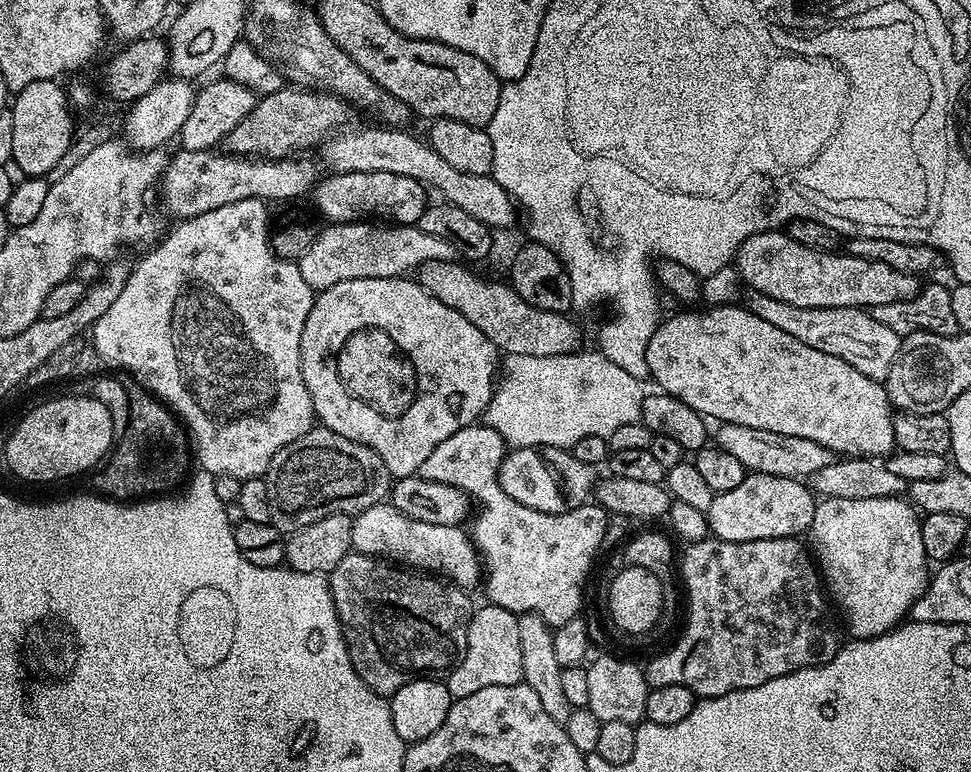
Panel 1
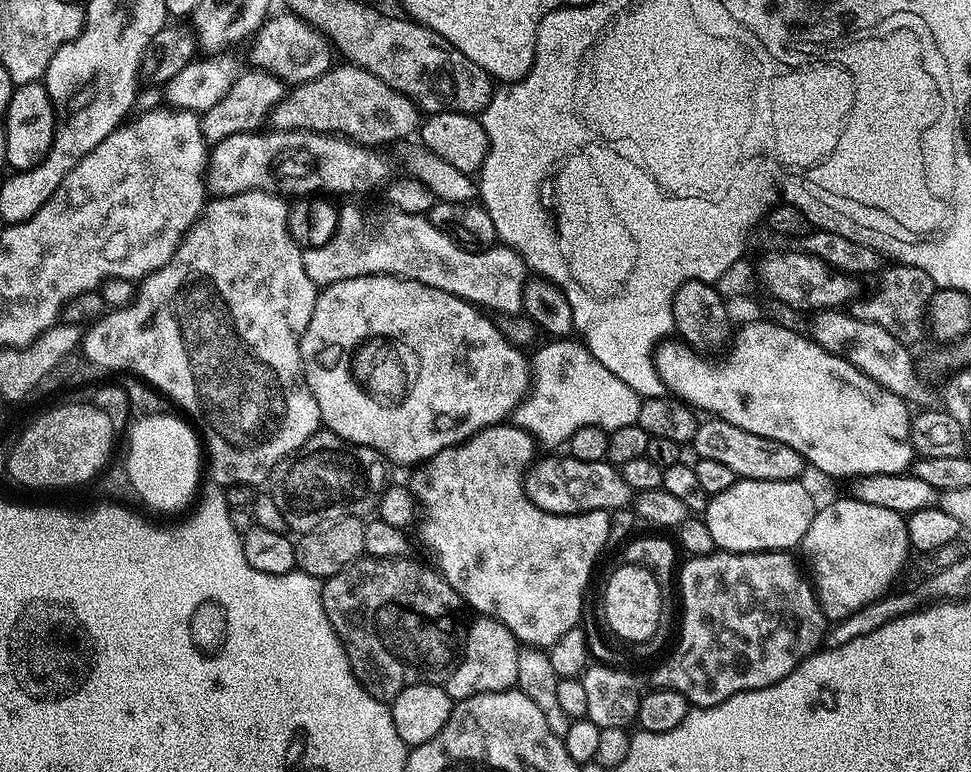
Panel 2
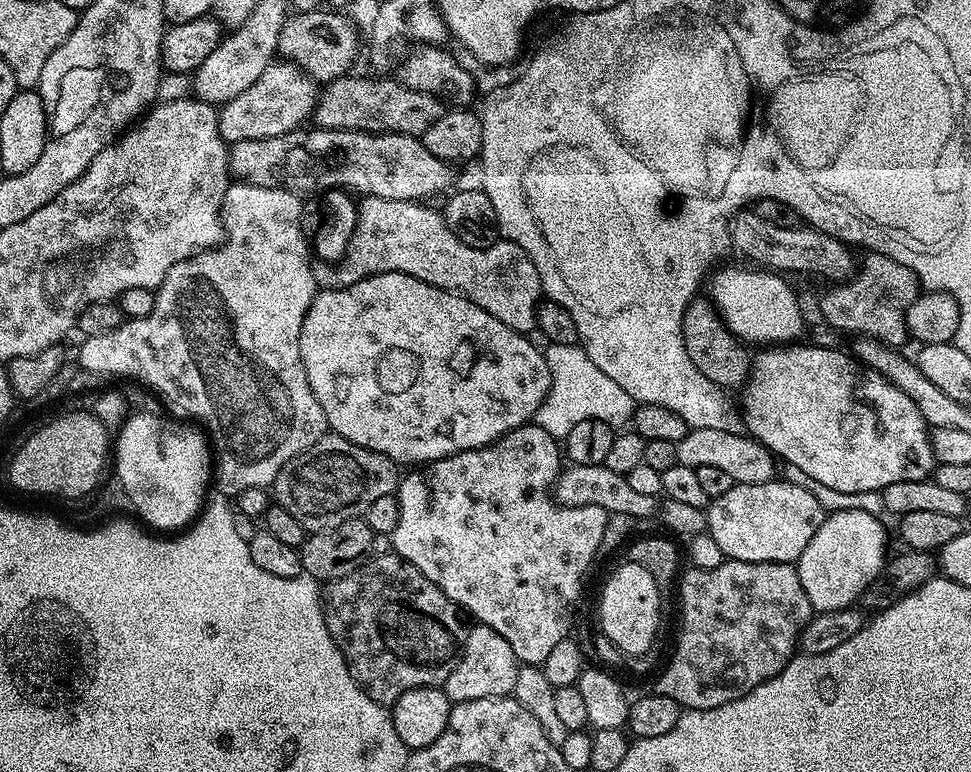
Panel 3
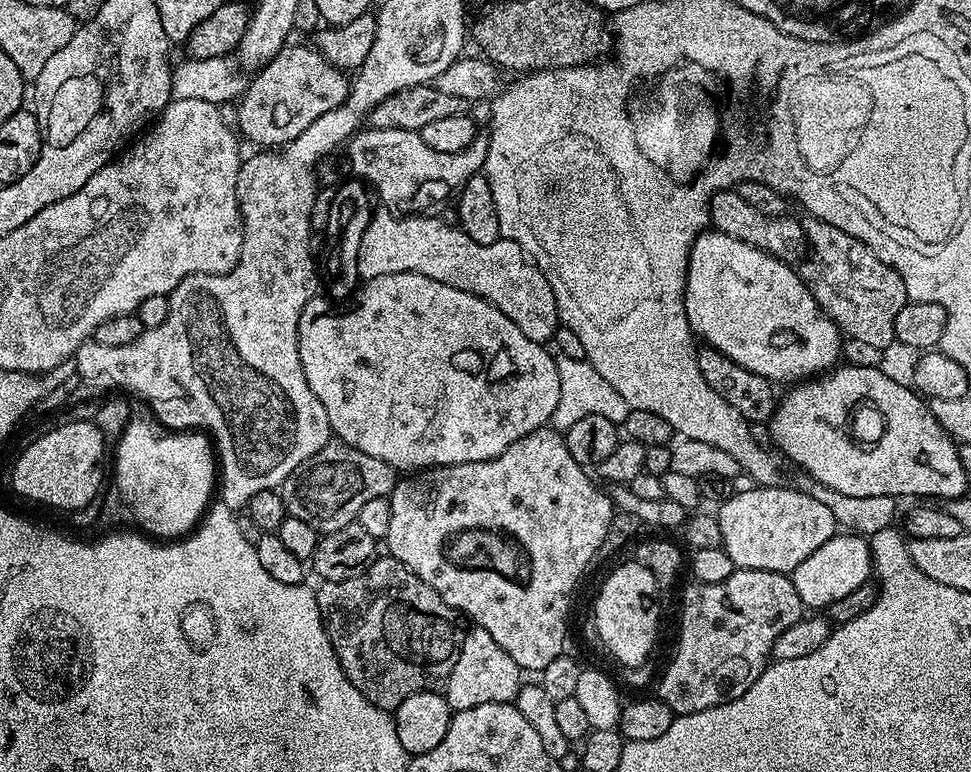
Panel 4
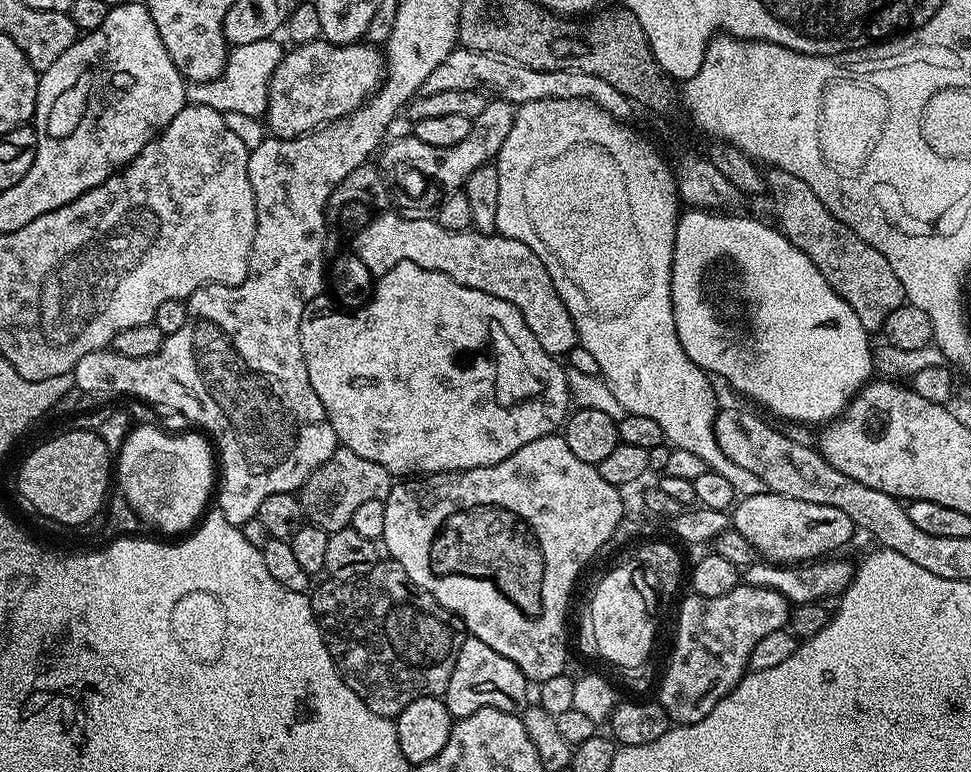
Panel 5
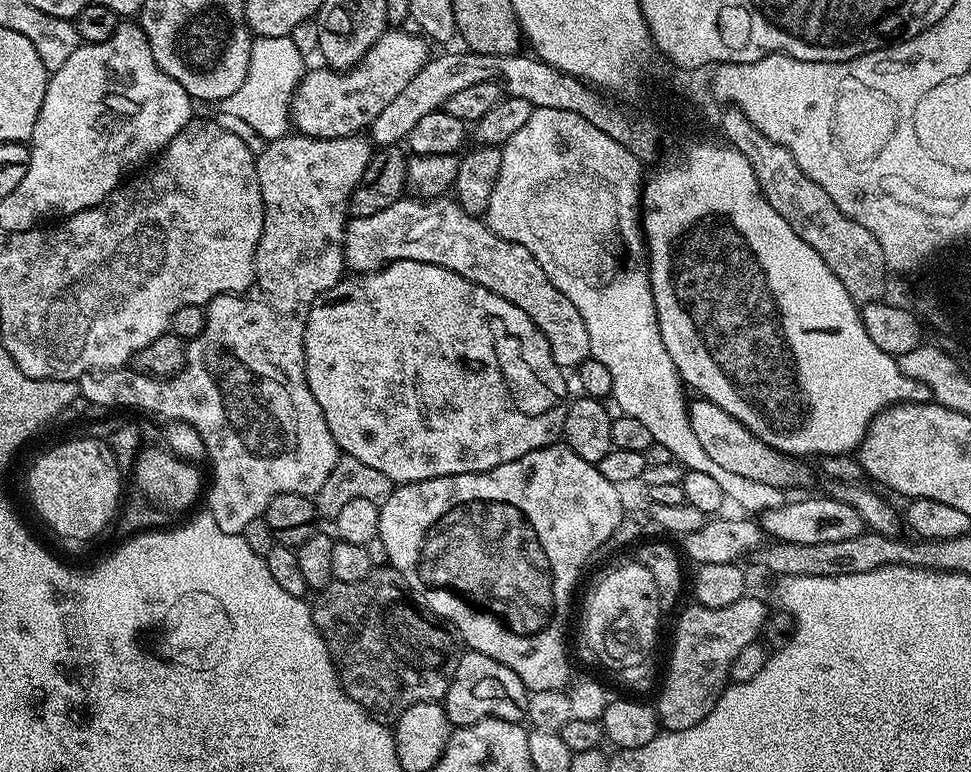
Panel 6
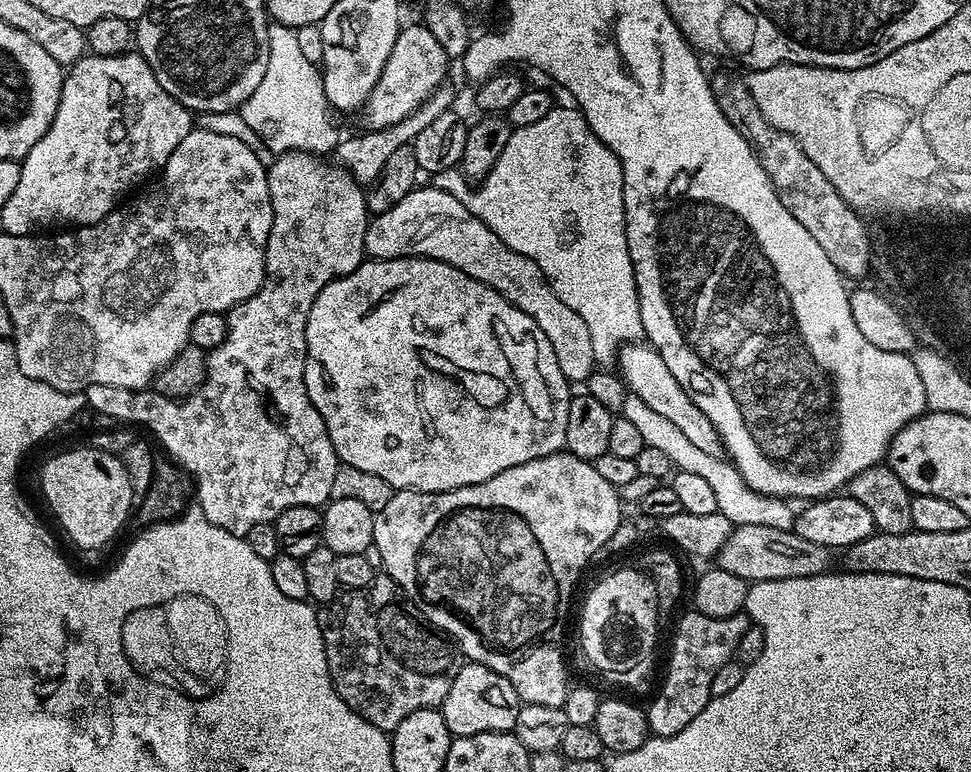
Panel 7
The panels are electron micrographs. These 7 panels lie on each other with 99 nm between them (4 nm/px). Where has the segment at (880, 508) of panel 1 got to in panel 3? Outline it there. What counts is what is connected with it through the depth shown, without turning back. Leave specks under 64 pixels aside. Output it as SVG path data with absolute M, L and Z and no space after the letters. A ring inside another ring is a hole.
M840 508L837 512L829 511L825 515L824 520L818 526L818 530L814 534L814 538L810 538L810 542L806 545L806 550L802 550L802 554L796 561L794 561L794 567L798 578L802 582L802 590L806 590L806 598L810 598L810 606L816 612L841 612L843 608L853 607L857 603L856 599L875 582L881 579L882 573L885 571L886 565L886 555L884 556L884 551L888 548L888 536L884 533L884 528L880 525L880 520L876 516L871 516L868 512L863 512L860 508Z

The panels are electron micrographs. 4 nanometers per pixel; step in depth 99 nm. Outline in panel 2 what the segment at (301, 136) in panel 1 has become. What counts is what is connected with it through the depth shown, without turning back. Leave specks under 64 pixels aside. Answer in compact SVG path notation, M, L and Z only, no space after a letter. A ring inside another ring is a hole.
M340 62L326 74L295 85L273 108L270 124L278 132L322 132L365 146L384 146L380 144L404 140L411 132L413 135L421 120L413 100L386 86L382 78L353 64Z

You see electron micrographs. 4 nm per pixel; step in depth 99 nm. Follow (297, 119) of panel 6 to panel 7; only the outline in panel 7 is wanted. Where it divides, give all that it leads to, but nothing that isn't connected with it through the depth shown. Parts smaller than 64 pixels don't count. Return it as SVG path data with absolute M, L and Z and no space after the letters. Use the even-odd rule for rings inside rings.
M423 23L401 27L394 50L390 50L390 58L386 58L386 66L382 66L382 74L363 106L363 127L377 132L386 126L394 126L394 122L402 122L406 114L414 114L414 110L418 110L418 106L422 106L422 102L426 102L426 98L447 81L444 79L448 76L448 64L450 58L446 50L442 50L438 38L434 38Z

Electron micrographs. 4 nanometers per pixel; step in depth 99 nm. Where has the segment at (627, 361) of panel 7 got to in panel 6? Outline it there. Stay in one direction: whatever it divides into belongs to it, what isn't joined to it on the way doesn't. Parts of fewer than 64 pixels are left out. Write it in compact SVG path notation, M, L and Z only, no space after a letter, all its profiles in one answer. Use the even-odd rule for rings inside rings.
M703 398L693 399L688 406L688 417L702 450L706 450L706 454L710 454L711 460L718 462L718 466L723 466L734 474L742 474L742 478L750 478L754 482L762 482L766 486L774 486L781 490L800 488L803 484L811 482L812 476L804 465L807 463L766 446L766 442L750 434L750 430L742 426L742 422L726 414L726 410L714 406L714 402Z

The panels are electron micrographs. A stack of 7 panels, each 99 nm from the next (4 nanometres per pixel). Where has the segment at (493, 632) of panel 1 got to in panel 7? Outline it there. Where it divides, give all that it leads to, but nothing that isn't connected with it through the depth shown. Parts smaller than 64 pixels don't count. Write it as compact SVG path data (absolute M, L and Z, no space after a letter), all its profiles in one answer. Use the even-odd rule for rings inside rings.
M461 663L458 678L450 686L450 694L446 694L440 713L446 718L446 726L453 737L482 734L483 732L510 732L515 729L521 706L520 695L510 686L502 674L490 670L490 666Z

